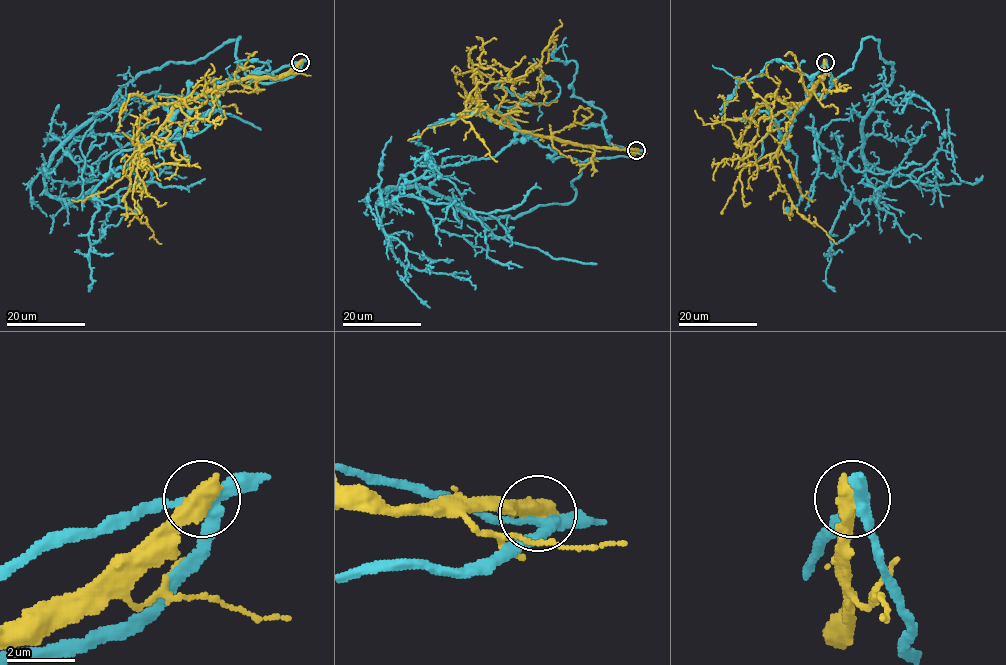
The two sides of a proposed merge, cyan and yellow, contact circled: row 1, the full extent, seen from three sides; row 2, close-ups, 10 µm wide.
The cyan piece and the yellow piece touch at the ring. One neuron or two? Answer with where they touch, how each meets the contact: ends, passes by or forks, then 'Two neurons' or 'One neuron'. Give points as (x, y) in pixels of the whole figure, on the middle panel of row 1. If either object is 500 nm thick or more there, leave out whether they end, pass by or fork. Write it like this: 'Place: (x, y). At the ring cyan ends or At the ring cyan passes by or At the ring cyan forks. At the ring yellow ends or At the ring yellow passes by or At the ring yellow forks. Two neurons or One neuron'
Place: (636, 150). Two neurons

